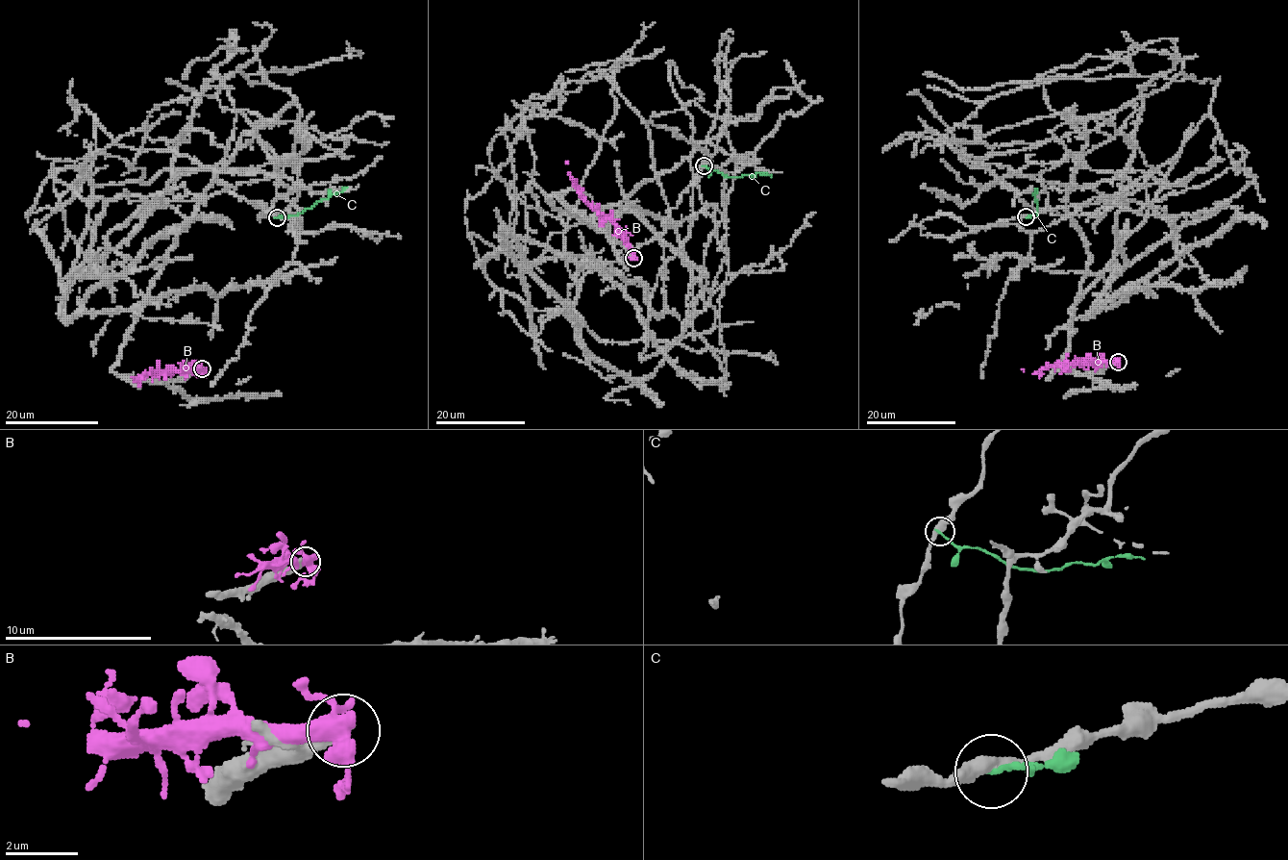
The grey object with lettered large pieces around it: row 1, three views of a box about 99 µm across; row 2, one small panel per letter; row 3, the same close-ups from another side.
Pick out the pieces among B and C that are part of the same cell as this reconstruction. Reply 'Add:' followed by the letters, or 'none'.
Add: none

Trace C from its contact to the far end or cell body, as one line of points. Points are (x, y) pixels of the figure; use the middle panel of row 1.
C: (705, 164), (732, 177), (755, 173), (771, 176)

